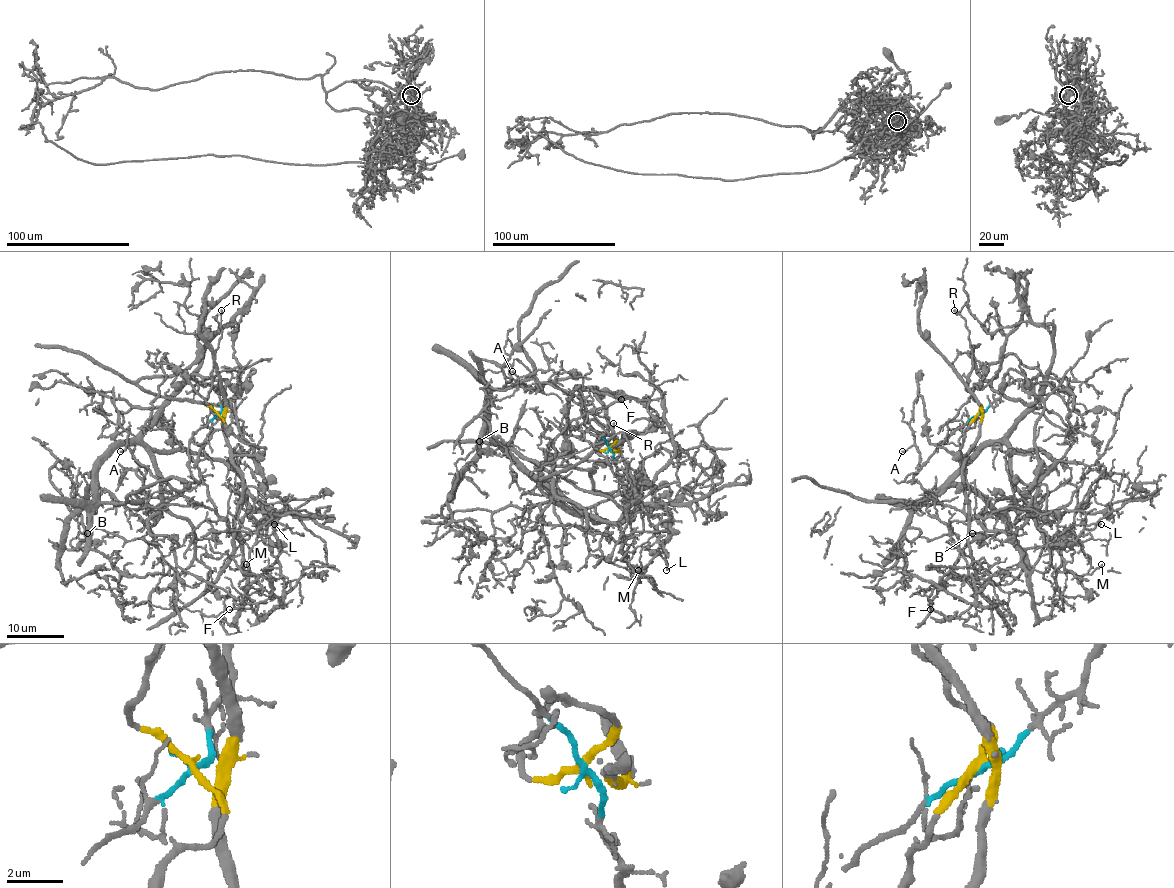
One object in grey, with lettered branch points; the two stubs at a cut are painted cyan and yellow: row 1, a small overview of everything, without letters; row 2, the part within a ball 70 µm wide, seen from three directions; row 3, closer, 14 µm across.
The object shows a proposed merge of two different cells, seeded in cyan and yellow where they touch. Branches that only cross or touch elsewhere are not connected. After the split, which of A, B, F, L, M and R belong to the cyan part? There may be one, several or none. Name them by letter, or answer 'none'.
B, F, M

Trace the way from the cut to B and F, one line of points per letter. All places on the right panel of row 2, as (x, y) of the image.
B: (978, 414), (1007, 385), (1045, 379), (1036, 403), (954, 480), (987, 503), (986, 529), (971, 533)
F: (978, 414), (1007, 385), (1045, 379), (1007, 442), (1027, 512), (963, 551), (928, 597), (931, 610)

